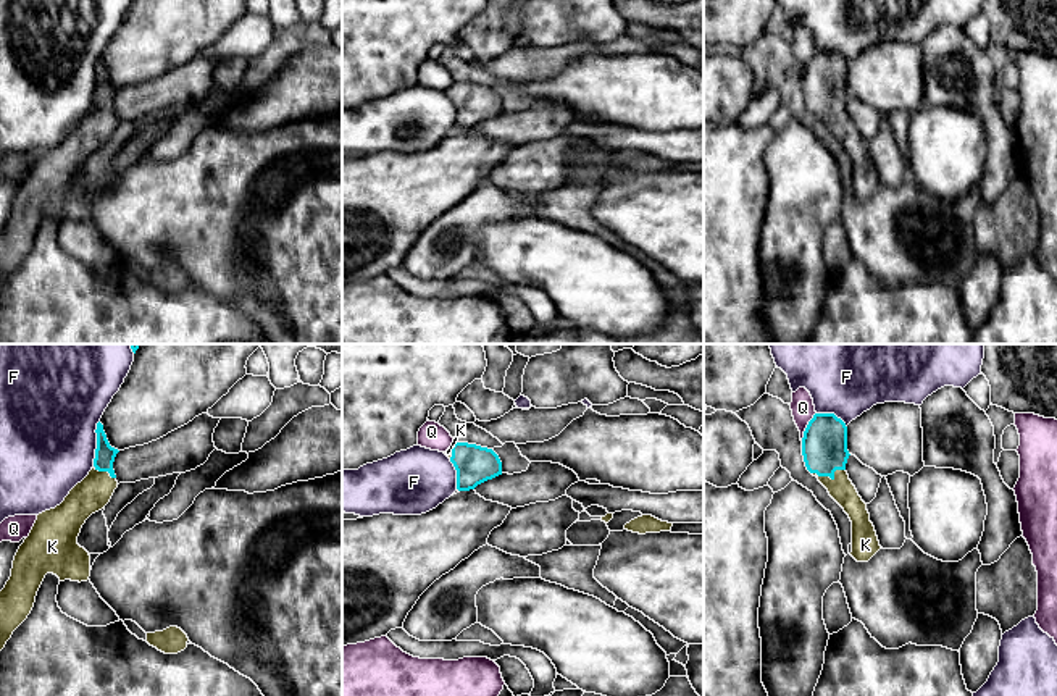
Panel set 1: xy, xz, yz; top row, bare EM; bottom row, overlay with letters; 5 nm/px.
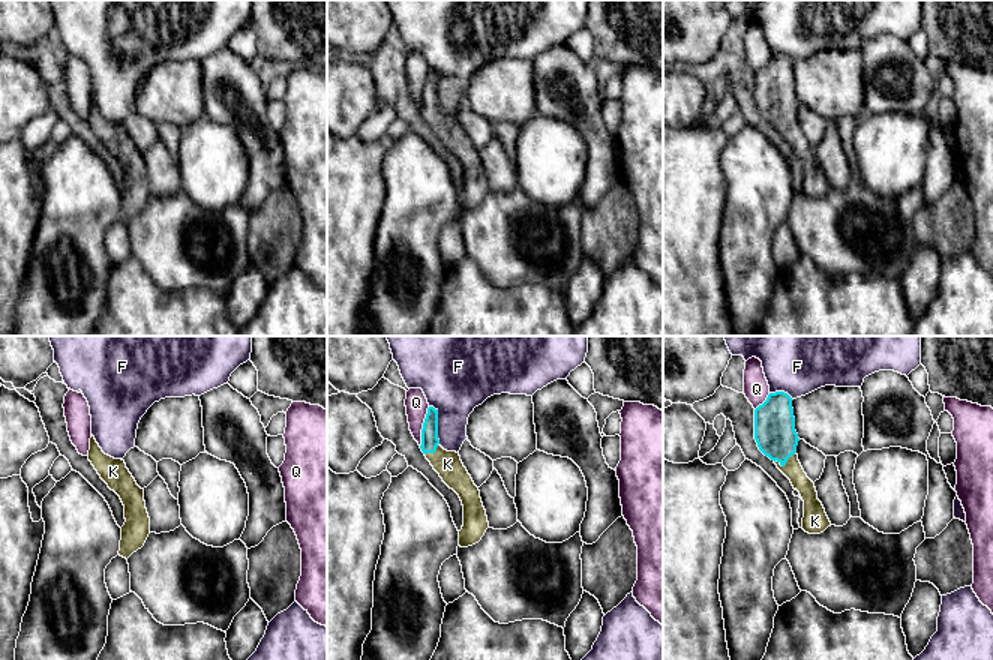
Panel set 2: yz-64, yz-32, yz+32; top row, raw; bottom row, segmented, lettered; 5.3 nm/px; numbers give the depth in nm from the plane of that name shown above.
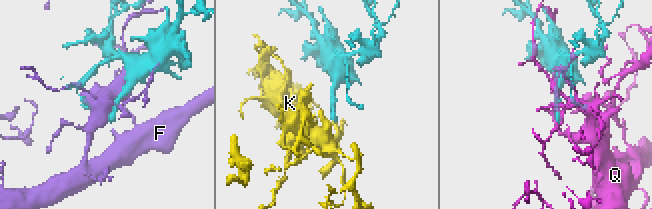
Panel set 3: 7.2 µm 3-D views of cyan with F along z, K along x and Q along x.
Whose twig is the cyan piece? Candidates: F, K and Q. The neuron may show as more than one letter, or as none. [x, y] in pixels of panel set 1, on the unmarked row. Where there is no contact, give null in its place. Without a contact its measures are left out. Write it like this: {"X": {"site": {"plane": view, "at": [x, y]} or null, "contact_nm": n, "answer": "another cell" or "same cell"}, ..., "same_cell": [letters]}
{"F": {"site": {"plane": "xy", "at": [97, 81]}, "contact_nm": 240, "answer": "another cell"}, "K": {"site": {"plane": "yz", "at": [830, 115]}, "contact_nm": 170, "answer": "same cell"}, "Q": {"site": {"plane": "yz", "at": [807, 65]}, "contact_nm": 160, "answer": "another cell"}, "same_cell": ["K"]}

